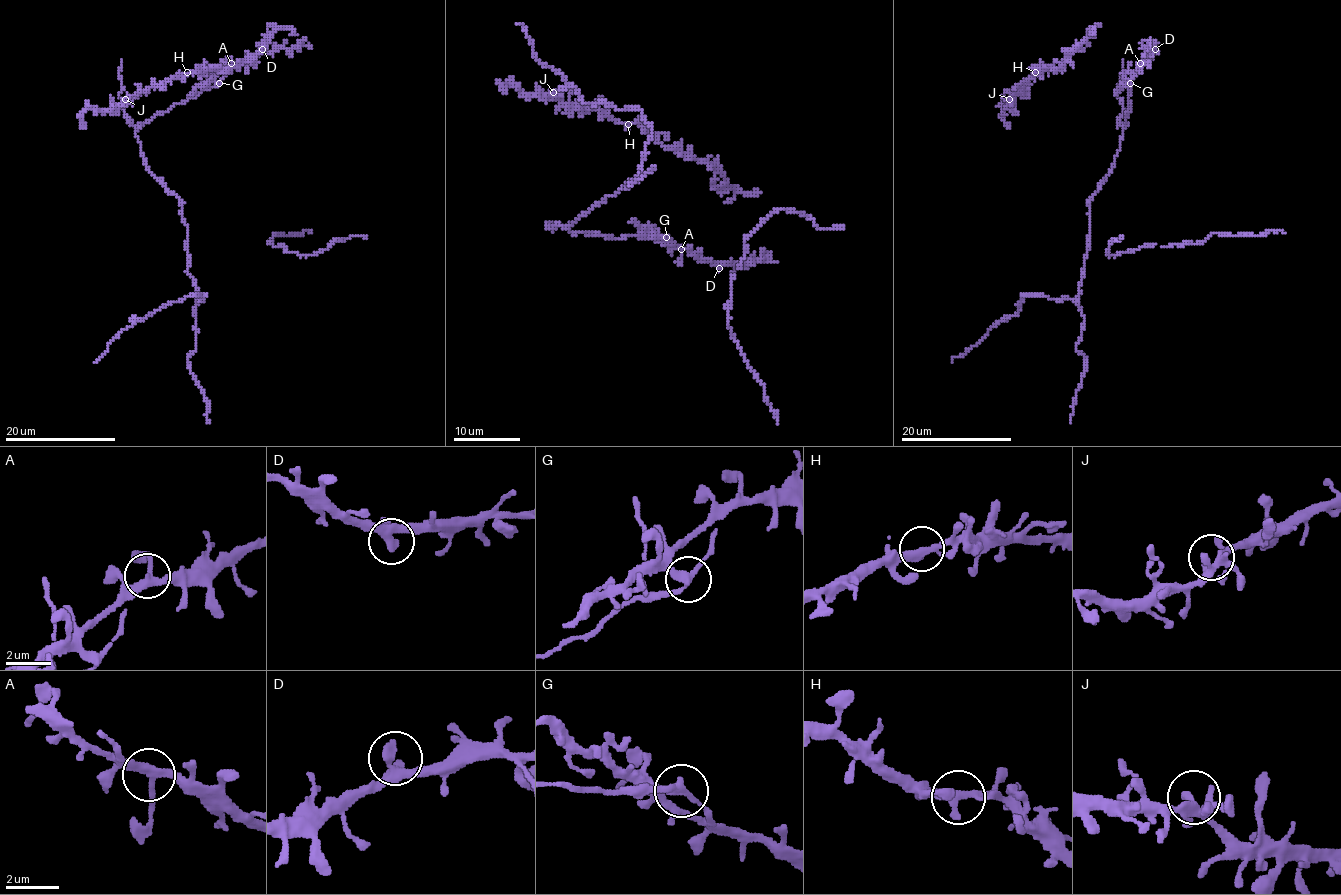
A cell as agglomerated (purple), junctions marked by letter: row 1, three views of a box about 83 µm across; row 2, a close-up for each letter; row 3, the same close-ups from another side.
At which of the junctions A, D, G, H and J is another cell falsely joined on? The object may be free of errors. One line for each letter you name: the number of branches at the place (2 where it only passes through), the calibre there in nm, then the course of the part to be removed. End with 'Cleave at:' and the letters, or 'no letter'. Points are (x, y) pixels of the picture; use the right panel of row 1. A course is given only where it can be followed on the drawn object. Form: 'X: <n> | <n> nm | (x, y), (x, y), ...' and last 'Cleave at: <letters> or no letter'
G: 3 | 260 nm | (1130, 83), (1121, 148), (1089, 202), (1088, 251), (1077, 300), (1023, 295), (1017, 313), (1002, 319), (951, 363)
Cleave at: G

